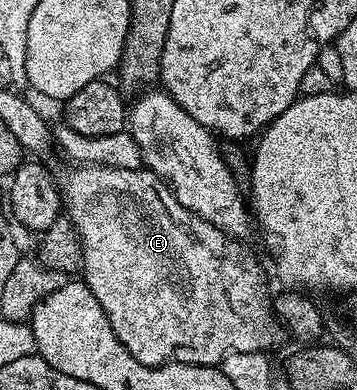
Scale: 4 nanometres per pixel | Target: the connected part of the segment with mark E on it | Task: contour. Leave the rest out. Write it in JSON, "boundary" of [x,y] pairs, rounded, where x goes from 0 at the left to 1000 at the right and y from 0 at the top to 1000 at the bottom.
{"boundary":[[[227,426],[202,431],[190,459],[174,467],[174,528],[185,554],[213,579],[213,592],[230,626],[235,649],[235,690],[230,721],[252,738],[258,769],[266,782],[297,800],[308,821],[308,841],[319,841],[319,862],[387,923],[401,938],[459,938],[471,928],[518,928],[535,938],[605,938],[625,931],[636,908],[655,903],[751,903],[759,887],[784,867],[790,836],[768,803],[756,772],[756,744],[739,736],[739,703],[728,682],[683,651],[669,618],[653,615],[611,582],[571,567],[560,554],[541,549],[535,538],[515,531],[482,495],[476,477],[451,459],[431,438],[412,431],[319,431],[317,426]]]}

